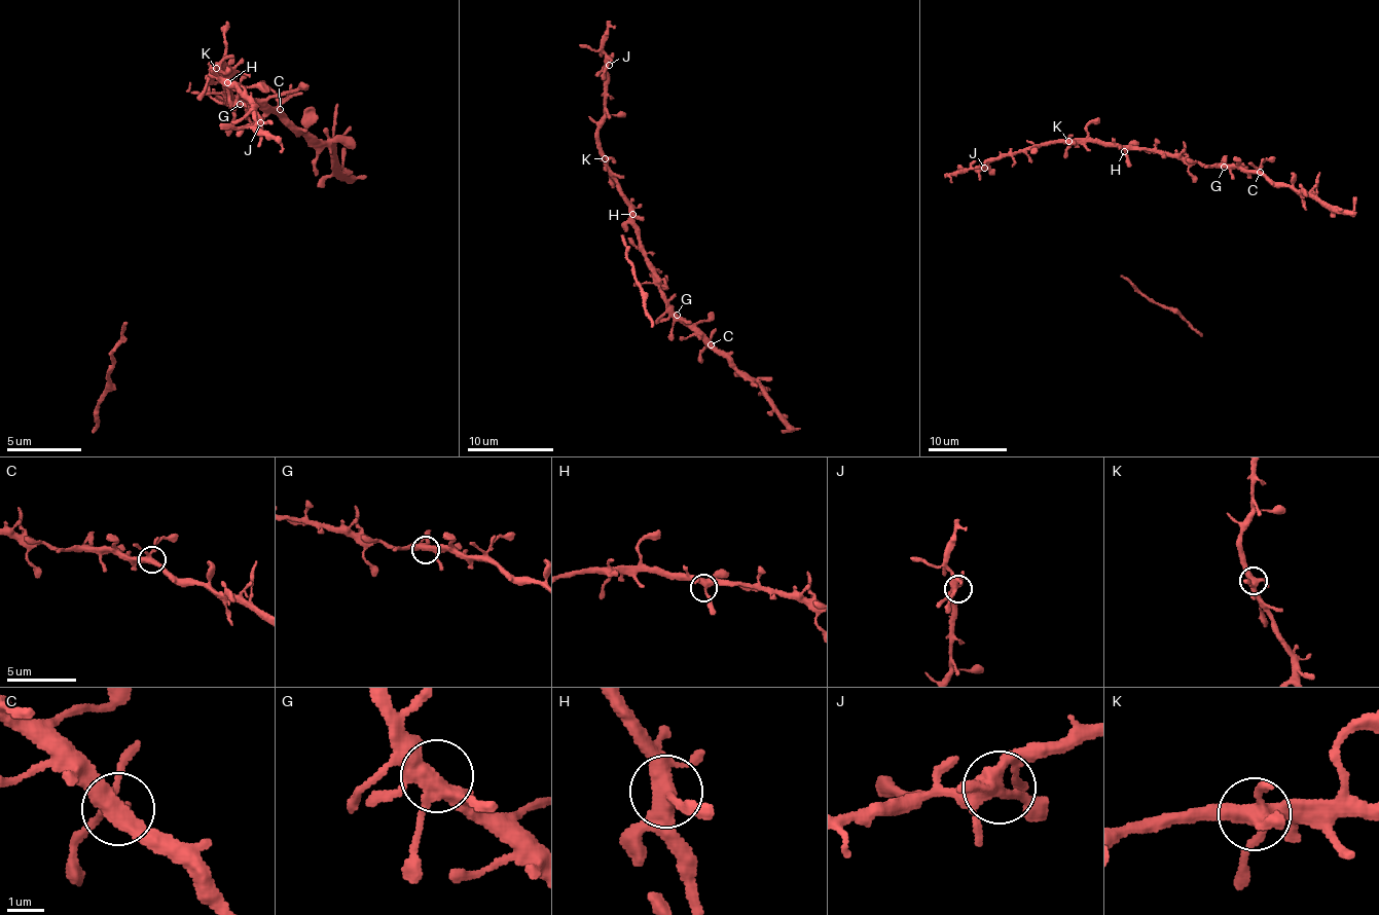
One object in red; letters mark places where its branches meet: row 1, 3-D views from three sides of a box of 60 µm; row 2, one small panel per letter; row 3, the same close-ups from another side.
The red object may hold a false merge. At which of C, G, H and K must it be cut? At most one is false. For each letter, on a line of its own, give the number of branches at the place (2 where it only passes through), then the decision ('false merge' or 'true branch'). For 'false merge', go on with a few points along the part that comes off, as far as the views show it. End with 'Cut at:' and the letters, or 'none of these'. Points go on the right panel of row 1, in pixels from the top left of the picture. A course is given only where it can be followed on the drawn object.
C: 5 | true branch
G: 5 | true branch
H: 5 | true branch
K: 5 | true branch
Cut at: none of these

